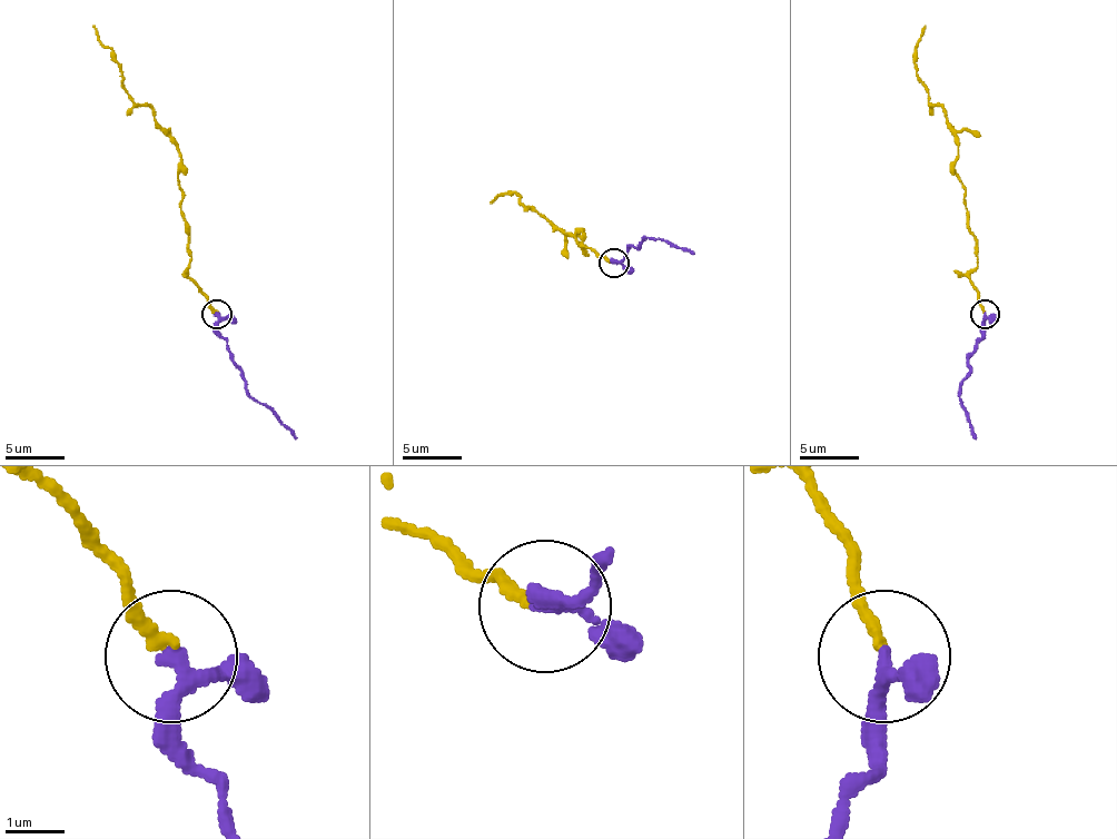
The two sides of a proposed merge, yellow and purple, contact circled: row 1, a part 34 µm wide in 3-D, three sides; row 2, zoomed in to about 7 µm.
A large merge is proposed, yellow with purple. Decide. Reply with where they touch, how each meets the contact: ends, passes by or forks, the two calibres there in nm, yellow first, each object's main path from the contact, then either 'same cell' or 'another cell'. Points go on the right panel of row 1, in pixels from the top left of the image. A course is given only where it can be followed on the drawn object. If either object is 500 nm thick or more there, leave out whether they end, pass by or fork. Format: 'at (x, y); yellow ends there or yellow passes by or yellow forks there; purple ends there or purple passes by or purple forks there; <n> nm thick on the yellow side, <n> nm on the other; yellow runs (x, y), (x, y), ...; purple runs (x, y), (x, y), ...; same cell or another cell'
at (985, 314); yellow ends there; purple passes by; 200 nm thick on the yellow side, 200 nm on the other; yellow runs (984, 312), (969, 279), (978, 264), (978, 240), (957, 175), (957, 134), (918, 77), (916, 52), (925, 26); purple runs (984, 315), (984, 336), (960, 390), (960, 407), (975, 440); same cell

